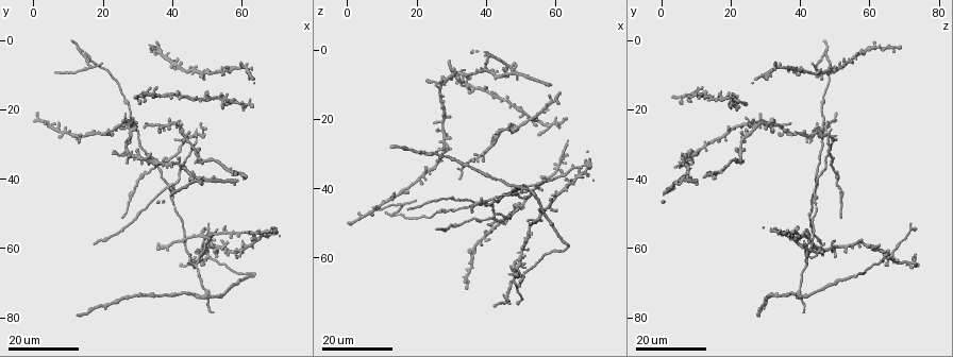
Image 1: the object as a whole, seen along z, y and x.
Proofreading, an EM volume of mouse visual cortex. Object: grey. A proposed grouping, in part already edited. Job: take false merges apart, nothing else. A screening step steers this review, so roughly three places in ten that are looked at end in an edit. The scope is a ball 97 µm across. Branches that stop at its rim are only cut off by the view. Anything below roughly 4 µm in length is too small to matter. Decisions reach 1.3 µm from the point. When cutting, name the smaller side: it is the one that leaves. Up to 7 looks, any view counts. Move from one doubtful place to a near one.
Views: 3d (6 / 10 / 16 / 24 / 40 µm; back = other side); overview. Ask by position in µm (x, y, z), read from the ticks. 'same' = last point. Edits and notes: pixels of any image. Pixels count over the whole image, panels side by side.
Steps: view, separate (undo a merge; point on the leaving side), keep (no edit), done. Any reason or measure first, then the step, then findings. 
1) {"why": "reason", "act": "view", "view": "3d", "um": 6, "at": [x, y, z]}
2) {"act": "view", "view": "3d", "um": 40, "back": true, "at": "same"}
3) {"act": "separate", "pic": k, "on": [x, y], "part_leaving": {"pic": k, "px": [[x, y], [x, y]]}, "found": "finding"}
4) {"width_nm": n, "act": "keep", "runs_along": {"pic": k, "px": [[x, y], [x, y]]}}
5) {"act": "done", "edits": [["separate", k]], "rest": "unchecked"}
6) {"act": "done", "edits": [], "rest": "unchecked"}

{"why": "four-way junction", "act": "view", "view": "3d", "um": 16, "at": [49.0, 9.0, 46.0]}

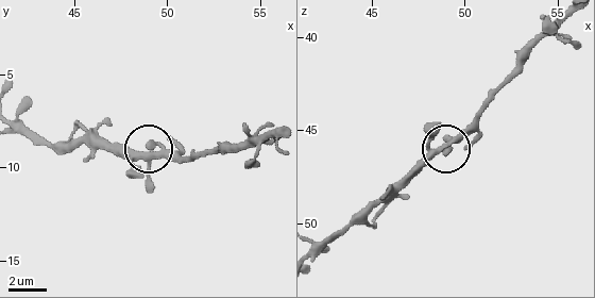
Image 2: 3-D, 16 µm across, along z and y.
{"why": "zoom in", "act": "view", "view": "3d", "um": 10, "at": [48.6, 9.3, 46.0]}

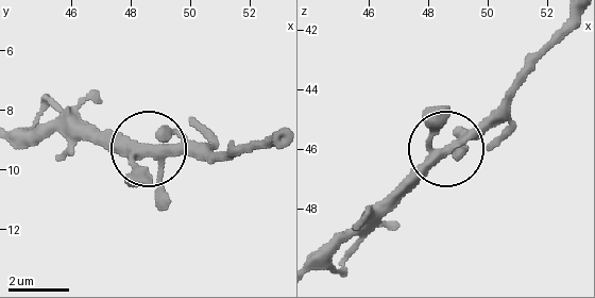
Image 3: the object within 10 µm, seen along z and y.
{"act": "keep", "found": "one neuron here"}

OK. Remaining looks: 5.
{"why": "two arms in line, one across", "act": "view", "view": "3d", "um": 24, "at": [44.5, 38.0, 7.0]}

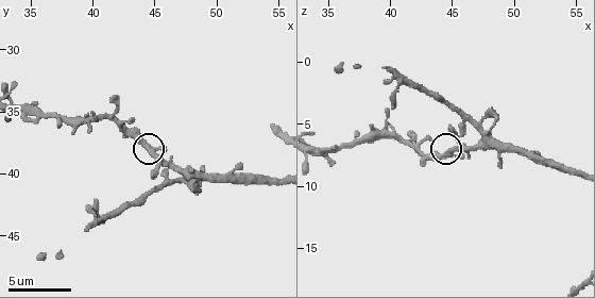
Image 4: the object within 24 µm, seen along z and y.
{"act": "view", "view": "3d", "um": 10, "at": [44.4, 37.8, 7.4]}

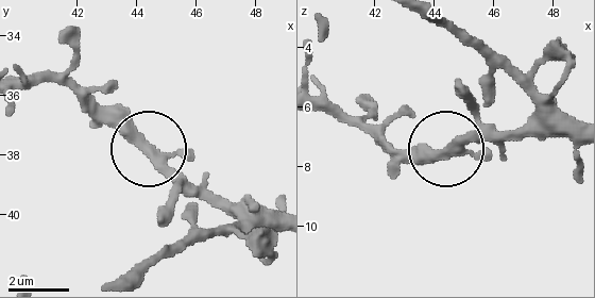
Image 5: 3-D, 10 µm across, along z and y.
{"act": "view", "view": "3d", "um": 10, "back": true, "at": [44.4, 37.9, 7.5]}

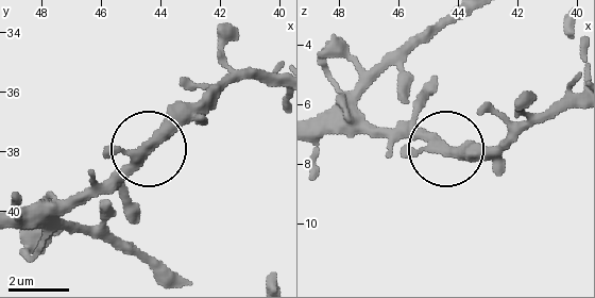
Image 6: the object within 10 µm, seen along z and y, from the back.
{"arms": 3, "act": "keep", "runs_along": {"pic": 6, "px": [[273, 76], [227, 83], [101, 203]]}, "found": "all the same neuron"}

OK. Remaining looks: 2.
{"act": "view", "view": "3d", "um": 16, "at": [43.0, 57.0, 42.0]}

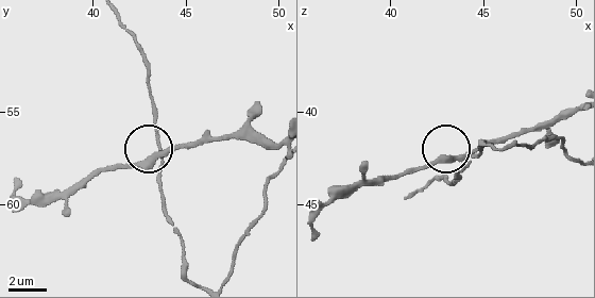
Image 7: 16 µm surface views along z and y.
{"act": "view", "view": "3d", "um": 6, "at": [43.5, 57.4, 42.4]}

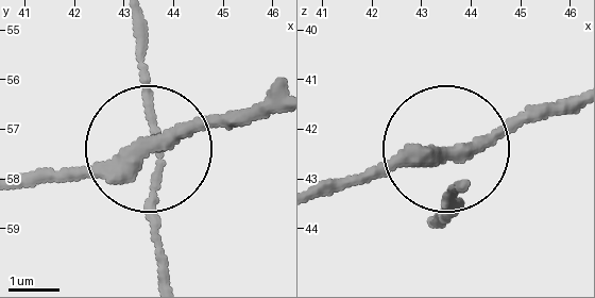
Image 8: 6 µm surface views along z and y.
{"arms": 3, "act": "keep", "found": "one neuron here"}

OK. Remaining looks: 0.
{"act": "done", "edits": [], "rest": "unchecked"}

